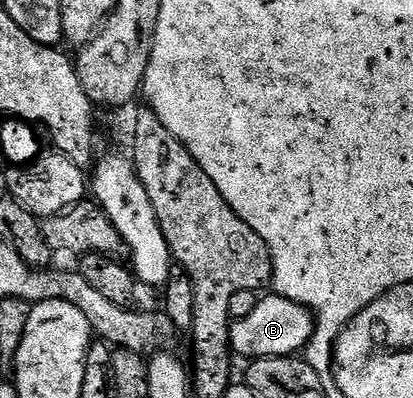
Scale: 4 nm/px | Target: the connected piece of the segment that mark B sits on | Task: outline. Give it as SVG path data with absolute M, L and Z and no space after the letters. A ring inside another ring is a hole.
M266 293L258 301L255 312L243 320L233 322L229 328L229 348L238 359L288 358L304 351L313 335L313 311L295 304L278 294ZM266 296L266 298L265 298Z

